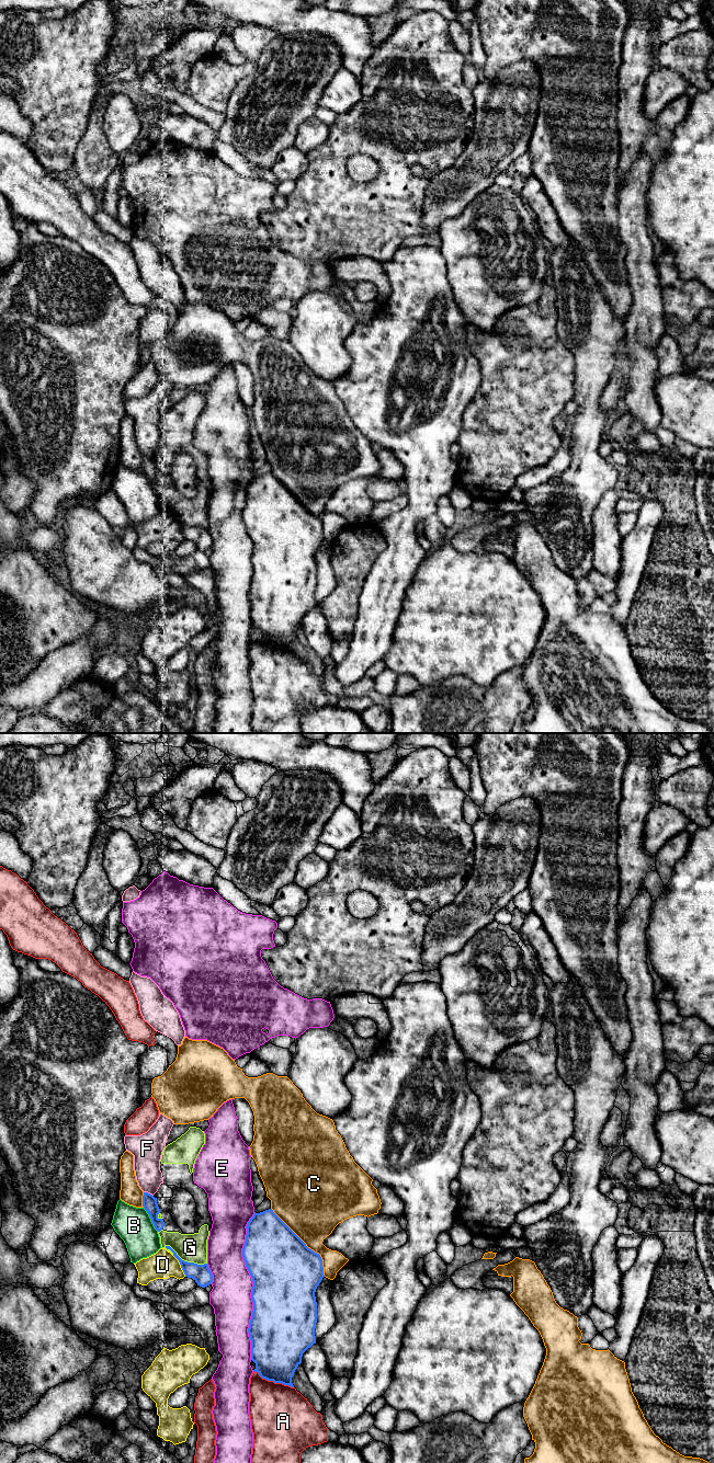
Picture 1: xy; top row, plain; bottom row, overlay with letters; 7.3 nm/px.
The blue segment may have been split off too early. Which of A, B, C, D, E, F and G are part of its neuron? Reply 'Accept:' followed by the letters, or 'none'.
Accept: none

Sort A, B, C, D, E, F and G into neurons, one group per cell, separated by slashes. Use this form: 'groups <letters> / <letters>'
groups A / B / C / D / E / F / G

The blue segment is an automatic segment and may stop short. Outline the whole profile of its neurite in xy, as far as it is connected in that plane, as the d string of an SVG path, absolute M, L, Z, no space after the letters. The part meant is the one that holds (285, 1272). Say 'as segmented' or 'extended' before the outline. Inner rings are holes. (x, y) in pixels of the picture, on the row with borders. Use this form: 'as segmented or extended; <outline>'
as segmented; M273 1212L253 1214L248 1222L242 1257L252 1278L253 1311L248 1333L254 1372L262 1379L294 1387L292 1378L303 1353L316 1344L315 1292L324 1276L322 1259Z

